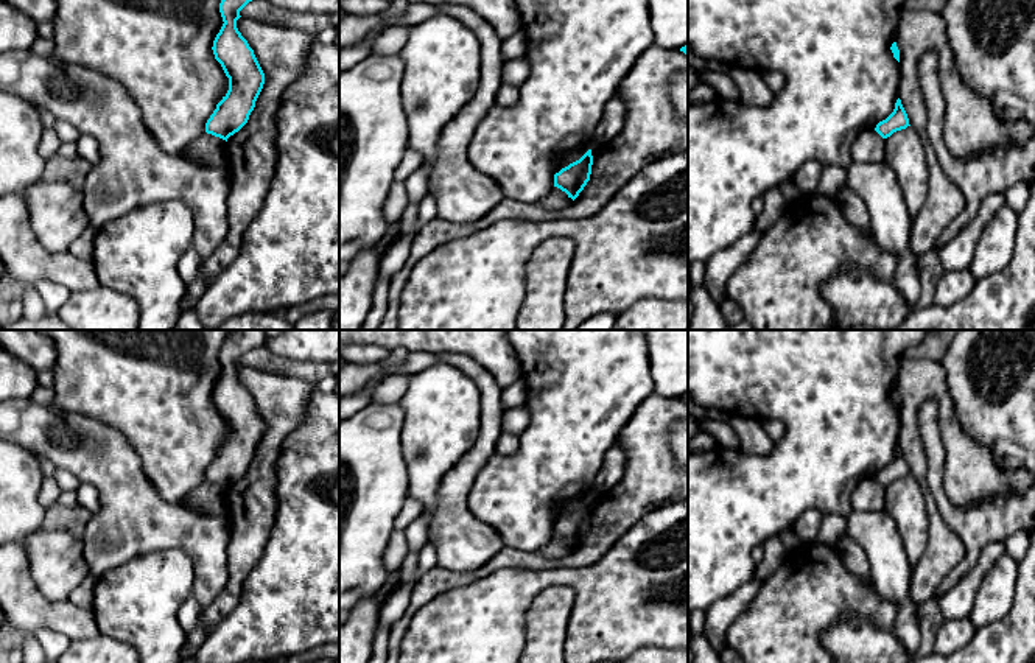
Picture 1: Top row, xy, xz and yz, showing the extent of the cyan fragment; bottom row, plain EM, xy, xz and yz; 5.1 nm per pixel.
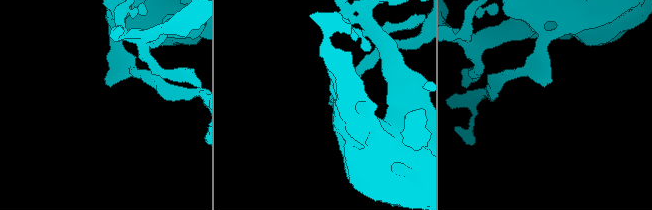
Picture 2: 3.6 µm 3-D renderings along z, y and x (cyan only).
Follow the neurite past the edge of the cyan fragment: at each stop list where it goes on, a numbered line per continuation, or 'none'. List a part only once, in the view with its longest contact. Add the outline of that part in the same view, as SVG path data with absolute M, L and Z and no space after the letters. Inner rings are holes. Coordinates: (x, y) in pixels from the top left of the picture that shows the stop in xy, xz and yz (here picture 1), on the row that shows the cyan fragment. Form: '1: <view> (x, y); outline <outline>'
none

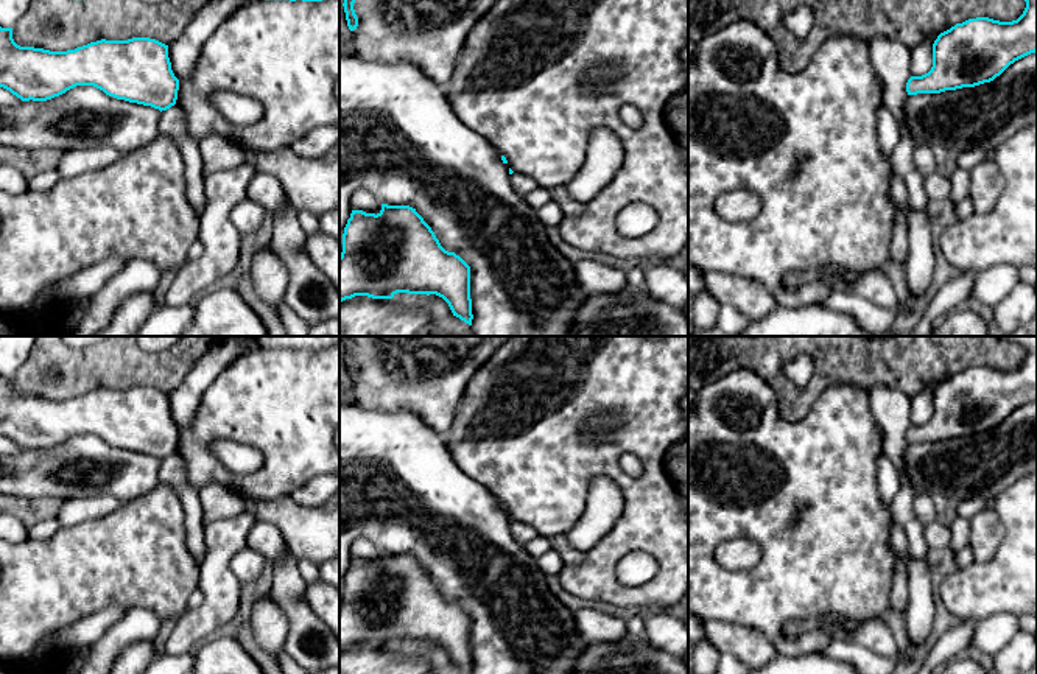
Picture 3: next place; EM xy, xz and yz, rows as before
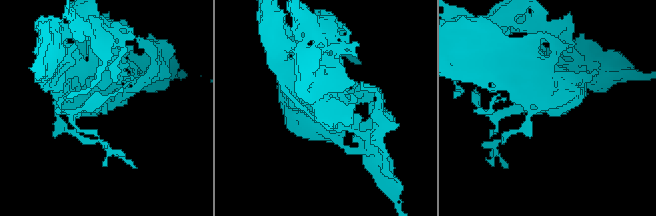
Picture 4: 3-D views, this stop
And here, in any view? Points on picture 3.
none

